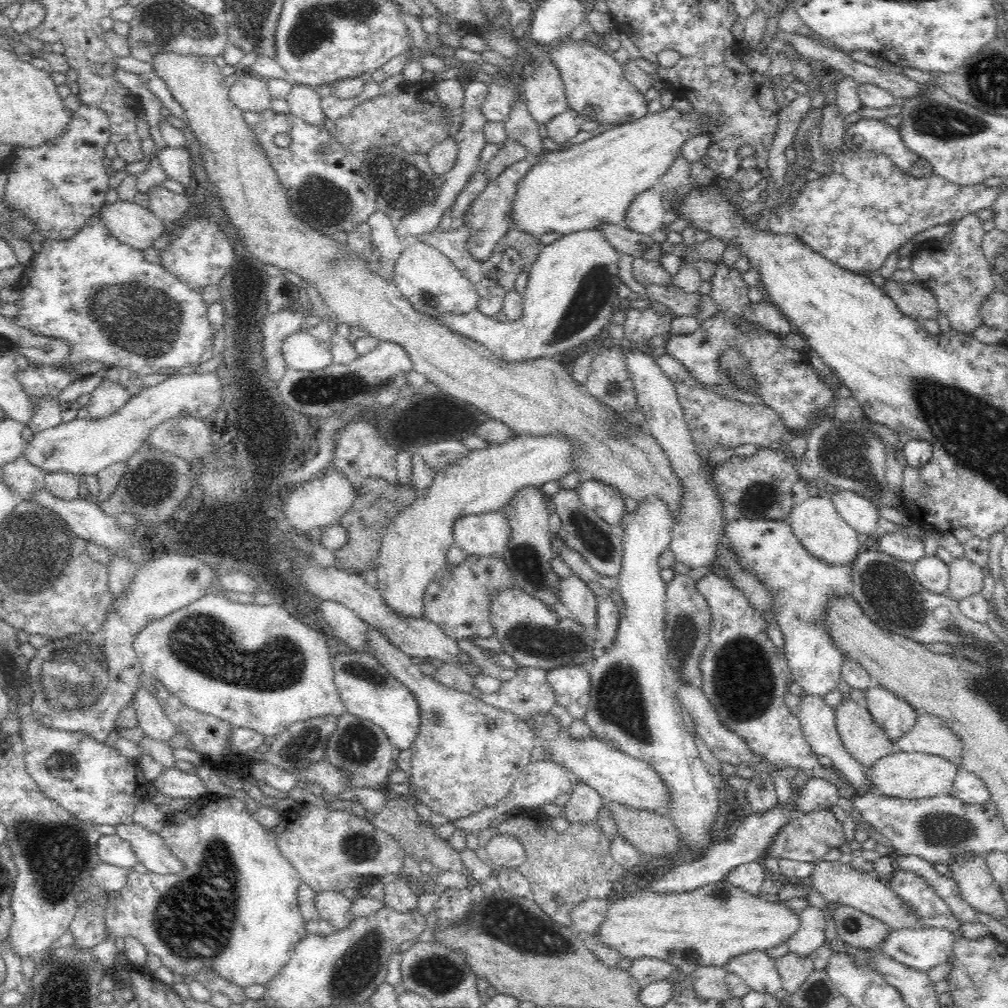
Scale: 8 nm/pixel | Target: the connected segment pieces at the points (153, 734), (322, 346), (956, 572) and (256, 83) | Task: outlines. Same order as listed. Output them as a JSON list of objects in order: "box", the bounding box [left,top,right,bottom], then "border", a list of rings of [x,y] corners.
[{"box":[131,686,177,742],"border":[[[140,686],[140,690],[136,692],[131,708],[137,713],[137,726],[144,736],[167,742],[177,732],[176,727],[162,710],[158,699],[144,687]]]},{"box":[282,332,332,372],"border":[[[294,332],[282,344],[282,356],[288,369],[316,372],[328,368],[332,362],[329,341],[321,341],[311,334]]]},{"box":[944,558,984,600],"border":[[[958,558],[949,567],[950,586],[944,594],[954,599],[960,600],[965,596],[981,593],[984,586],[983,568],[974,565],[968,558]]]},{"box":[229,70,272,112],"border":[[[249,70],[238,74],[238,80],[229,90],[230,101],[242,112],[262,112],[272,109],[272,97],[266,81],[255,76]]]}]

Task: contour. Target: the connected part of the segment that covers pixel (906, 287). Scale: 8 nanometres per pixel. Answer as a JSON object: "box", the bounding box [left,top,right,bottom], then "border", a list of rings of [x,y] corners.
{"box":[880,278,941,322],"border":[[[888,278],[880,290],[893,299],[902,313],[921,322],[937,320],[941,312],[934,295],[914,284],[894,283]]]}

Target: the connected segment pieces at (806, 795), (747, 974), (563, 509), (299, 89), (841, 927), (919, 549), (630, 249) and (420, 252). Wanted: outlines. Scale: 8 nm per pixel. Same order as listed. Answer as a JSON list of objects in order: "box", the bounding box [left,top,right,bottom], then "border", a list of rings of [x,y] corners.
[{"box":[791,777,840,814],"border":[[[816,777],[810,778],[802,788],[803,790],[798,798],[791,801],[798,814],[810,813],[820,809],[830,810],[840,798],[835,784]]]},{"box":[724,952,783,995],"border":[[[748,952],[733,958],[724,966],[727,972],[738,974],[750,991],[775,995],[783,989],[775,959],[765,952]]]},{"box":[555,489,623,578],"border":[[[562,489],[555,498],[556,514],[562,521],[562,537],[565,544],[576,550],[588,562],[588,565],[602,577],[618,578],[623,562],[623,530],[613,529],[594,511],[583,505],[577,490]]]},{"box":[285,84,326,126],"border":[[[293,84],[285,100],[288,102],[290,113],[294,116],[308,124],[324,126],[326,116],[321,108],[321,97],[316,91],[316,88]]]},{"box":[834,905,890,950],"border":[[[846,905],[835,910],[834,920],[836,936],[847,945],[864,950],[880,946],[890,931],[881,920]]]},{"box":[877,533,925,565],"border":[[[886,533],[877,539],[880,552],[891,555],[901,562],[916,565],[916,562],[925,556],[923,542],[906,533]]]},{"box":[598,222,667,262],"border":[[[600,222],[598,230],[602,231],[619,254],[630,254],[634,259],[645,258],[654,262],[660,262],[667,255],[662,251],[662,243],[654,241],[645,234],[632,232],[627,226]]]},{"box":[391,240,478,320],"border":[[[422,240],[402,251],[391,281],[416,311],[436,320],[440,320],[443,315],[468,315],[478,307],[478,293],[472,282],[449,258]]]}]

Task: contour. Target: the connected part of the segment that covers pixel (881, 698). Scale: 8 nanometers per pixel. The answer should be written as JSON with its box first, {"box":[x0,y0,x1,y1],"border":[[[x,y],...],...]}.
{"box":[865,685,920,742],"border":[[[879,685],[865,691],[865,701],[872,719],[884,729],[888,739],[894,742],[914,726],[920,713],[902,698]]]}

